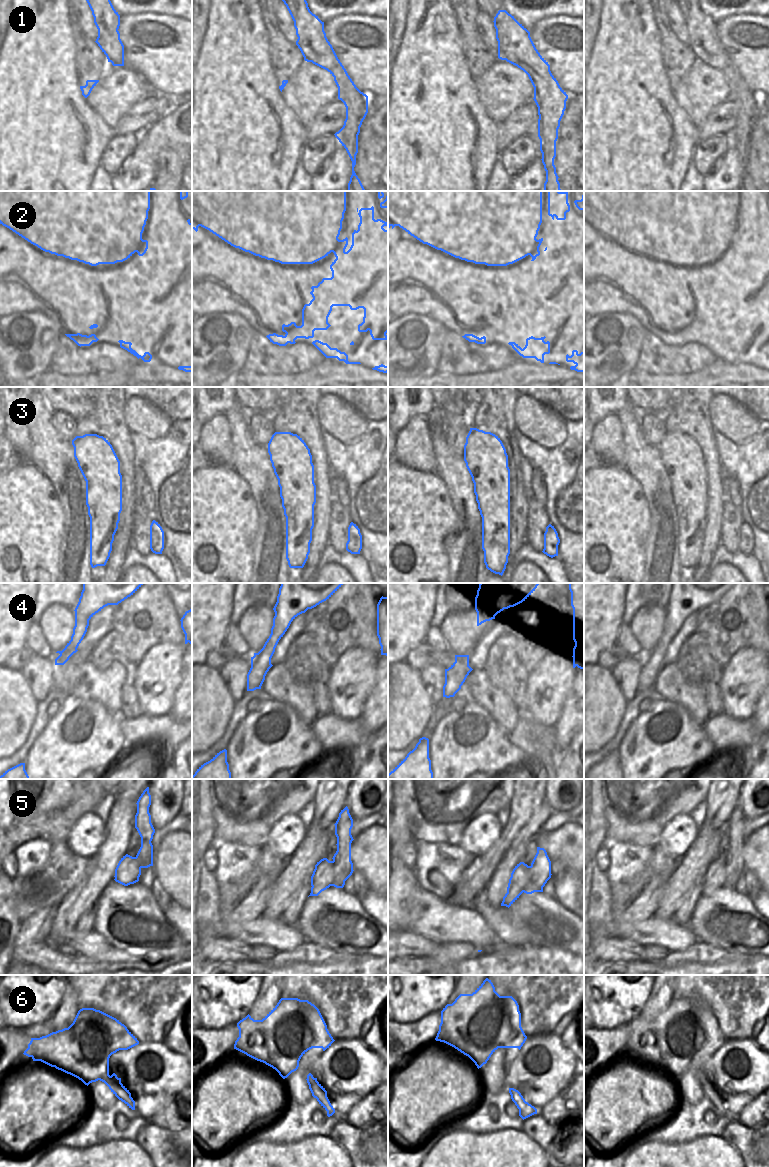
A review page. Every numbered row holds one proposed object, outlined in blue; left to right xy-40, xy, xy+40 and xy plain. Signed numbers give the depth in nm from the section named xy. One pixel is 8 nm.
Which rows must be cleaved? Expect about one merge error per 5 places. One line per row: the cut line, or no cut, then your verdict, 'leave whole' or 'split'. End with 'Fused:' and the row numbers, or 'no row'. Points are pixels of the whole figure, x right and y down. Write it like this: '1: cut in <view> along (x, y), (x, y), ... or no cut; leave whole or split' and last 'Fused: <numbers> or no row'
1: cut in xy along (320, 20), (310, 27), (311, 48), (315, 53), (311, 61); split
2: no cut; leave whole
3: no cut; leave whole
4: no cut; leave whole
5: cut in xy+40 along (531, 866), (529, 881), (524, 892); split
6: no cut; leave whole
Fused: 1, 5

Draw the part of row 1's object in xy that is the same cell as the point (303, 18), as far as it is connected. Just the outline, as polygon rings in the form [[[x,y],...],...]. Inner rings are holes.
[[[282,0],[286,5],[296,29],[298,37],[296,45],[300,49],[304,60],[312,62],[312,57],[316,55],[312,49],[312,41],[310,39],[311,26],[317,26],[320,23],[318,16],[313,14],[306,0]]]

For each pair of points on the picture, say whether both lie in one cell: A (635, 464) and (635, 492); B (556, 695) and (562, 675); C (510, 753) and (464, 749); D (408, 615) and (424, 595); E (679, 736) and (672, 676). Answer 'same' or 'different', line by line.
A: different
B: same
C: same
D: same
E: different

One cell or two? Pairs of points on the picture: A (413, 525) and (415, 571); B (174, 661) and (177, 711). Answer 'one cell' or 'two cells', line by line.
A: one cell
B: two cells

